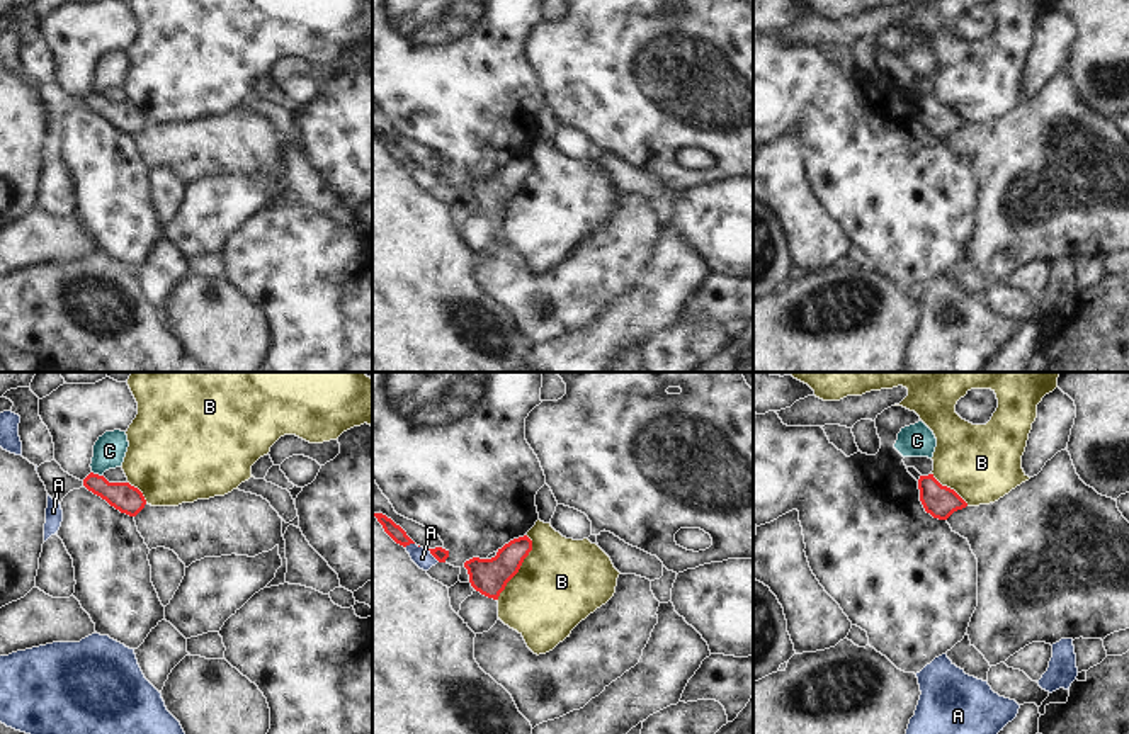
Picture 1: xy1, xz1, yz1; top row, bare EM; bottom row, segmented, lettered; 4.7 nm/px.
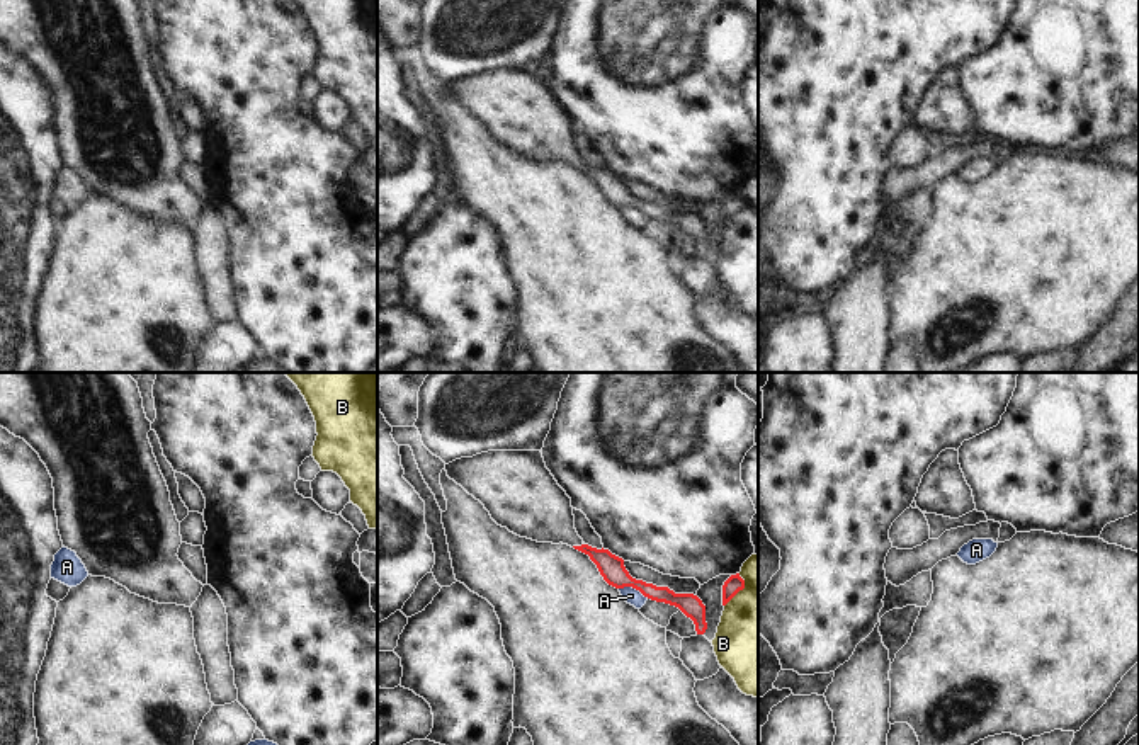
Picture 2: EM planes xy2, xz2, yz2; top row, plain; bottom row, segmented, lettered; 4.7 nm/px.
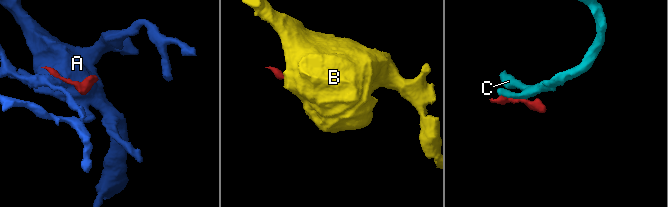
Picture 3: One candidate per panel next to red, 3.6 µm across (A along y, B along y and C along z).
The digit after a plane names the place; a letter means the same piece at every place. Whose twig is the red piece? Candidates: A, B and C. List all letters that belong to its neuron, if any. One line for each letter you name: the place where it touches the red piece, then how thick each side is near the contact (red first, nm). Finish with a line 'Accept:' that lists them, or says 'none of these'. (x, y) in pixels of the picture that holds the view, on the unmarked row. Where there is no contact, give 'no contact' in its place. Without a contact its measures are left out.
Accept: none of these

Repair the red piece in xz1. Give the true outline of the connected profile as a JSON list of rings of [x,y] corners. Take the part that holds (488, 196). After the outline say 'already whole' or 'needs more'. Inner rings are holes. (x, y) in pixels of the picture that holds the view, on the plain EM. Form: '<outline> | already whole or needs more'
[[[524,155],[510,160],[491,178],[473,177],[464,182],[471,206],[481,214],[498,219],[507,202],[519,192],[532,170],[532,160]]] | already whole

